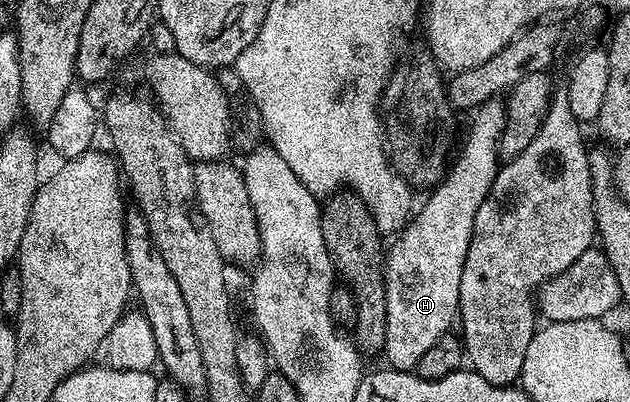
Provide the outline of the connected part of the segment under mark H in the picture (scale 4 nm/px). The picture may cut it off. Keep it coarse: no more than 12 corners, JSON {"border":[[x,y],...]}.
{"border":[[501,100],[393,238],[385,364],[417,370],[459,316],[476,211],[500,168]]}

